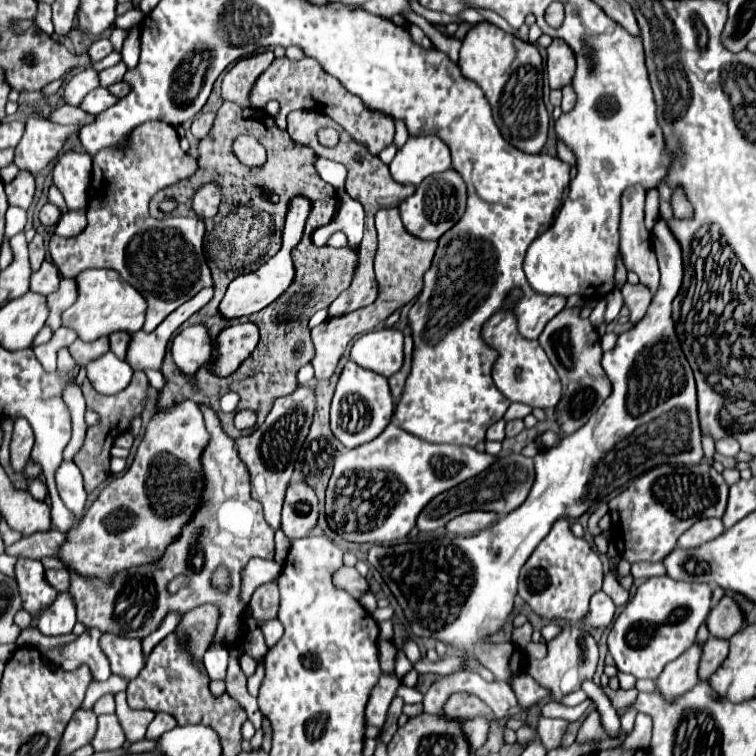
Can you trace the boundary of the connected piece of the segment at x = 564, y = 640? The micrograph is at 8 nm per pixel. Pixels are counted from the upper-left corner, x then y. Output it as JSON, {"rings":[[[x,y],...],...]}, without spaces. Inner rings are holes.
{"rings":[[[563,627],[563,633],[559,637],[555,637],[553,641],[547,643],[549,647],[549,655],[543,661],[537,659],[529,659],[525,665],[525,671],[541,685],[549,691],[549,699],[551,701],[561,701],[565,695],[581,689],[581,683],[585,679],[591,679],[597,667],[597,659],[599,659],[599,649],[595,639],[579,629],[579,627]]]}

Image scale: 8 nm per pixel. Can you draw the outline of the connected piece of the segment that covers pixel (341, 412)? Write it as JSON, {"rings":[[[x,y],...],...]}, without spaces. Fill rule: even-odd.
{"rings":[[[353,361],[345,363],[345,369],[339,377],[333,403],[331,403],[331,429],[335,437],[347,447],[359,447],[363,443],[373,441],[379,437],[385,427],[389,425],[393,415],[393,399],[391,399],[391,389],[387,377],[365,369]]]}

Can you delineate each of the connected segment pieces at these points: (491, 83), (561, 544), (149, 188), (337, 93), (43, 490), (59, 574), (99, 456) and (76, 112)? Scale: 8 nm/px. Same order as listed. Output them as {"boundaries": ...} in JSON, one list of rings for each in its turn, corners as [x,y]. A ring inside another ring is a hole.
{"boundaries":[[[[481,21],[471,25],[463,39],[459,67],[467,79],[481,85],[503,139],[525,153],[539,153],[547,141],[549,113],[543,103],[543,63],[537,47],[517,41],[489,21]]],[[[559,519],[523,565],[519,577],[519,597],[543,619],[565,619],[573,625],[581,625],[581,617],[589,609],[589,599],[601,589],[601,585],[603,565],[599,555],[585,539],[571,533],[567,519]],[[541,569],[547,575],[541,575]]],[[[159,121],[139,125],[123,153],[97,153],[91,167],[87,227],[75,237],[53,235],[49,241],[49,253],[59,273],[63,277],[77,277],[85,269],[115,269],[149,305],[143,331],[155,331],[179,305],[195,297],[203,287],[213,285],[203,255],[203,221],[155,221],[149,217],[147,207],[155,193],[191,177],[197,169],[197,159],[179,147],[177,129]]],[[[287,57],[273,59],[271,67],[267,67],[263,71],[263,75],[253,83],[251,93],[249,93],[249,101],[251,101],[251,107],[263,109],[267,105],[267,101],[273,101],[273,99],[279,101],[279,105],[281,105],[281,111],[279,111],[275,121],[277,121],[279,128],[283,130],[287,128],[287,123],[285,123],[287,113],[291,113],[295,109],[307,109],[307,111],[325,113],[327,117],[337,121],[355,141],[365,143],[373,155],[377,155],[383,147],[387,147],[393,141],[393,135],[395,135],[395,125],[393,125],[391,117],[387,117],[385,113],[369,109],[363,101],[359,101],[357,95],[351,95],[341,85],[339,79],[331,77],[311,57],[305,57],[301,61],[293,61],[293,59],[287,59]]],[[[25,477],[25,481],[27,481],[27,491],[29,491],[35,499],[43,501],[43,499],[47,497],[47,487],[45,487],[45,483],[43,483],[41,479],[31,479],[31,477]]],[[[61,569],[61,571],[45,571],[45,577],[49,583],[53,583],[53,587],[57,591],[65,591],[69,589],[69,571]]],[[[135,371],[129,385],[123,391],[111,396],[97,393],[87,379],[83,381],[81,387],[83,387],[83,395],[85,395],[85,401],[87,401],[87,409],[97,411],[99,417],[101,417],[99,425],[87,429],[85,445],[83,445],[83,449],[75,457],[75,465],[81,469],[83,479],[85,479],[85,491],[91,493],[93,489],[97,489],[101,483],[105,483],[111,477],[111,471],[109,471],[109,459],[111,459],[111,455],[109,455],[109,451],[113,447],[113,439],[117,435],[125,433],[131,427],[131,421],[143,413],[145,403],[147,403],[149,379],[145,377],[144,372]]],[[[63,105],[63,107],[57,107],[49,117],[47,117],[51,123],[59,123],[59,125],[87,125],[91,123],[95,117],[89,115],[89,113],[83,113],[83,109],[71,109],[69,105]]]]}

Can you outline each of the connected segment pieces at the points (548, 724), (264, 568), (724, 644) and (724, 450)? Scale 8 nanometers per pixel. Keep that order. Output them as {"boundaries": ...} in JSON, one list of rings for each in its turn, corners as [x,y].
{"boundaries":[[[[543,716],[539,718],[537,732],[542,744],[548,751],[561,745],[567,725],[568,723],[564,719],[545,718]]],[[[261,557],[249,559],[245,569],[241,571],[241,595],[239,595],[239,599],[243,603],[249,603],[253,591],[257,587],[261,587],[263,583],[275,581],[281,570],[282,565],[277,561],[267,561],[267,559],[261,559]]],[[[709,637],[707,643],[703,645],[703,655],[699,661],[699,681],[705,681],[727,657],[729,653],[729,641],[725,639],[717,639],[717,637]]],[[[733,437],[723,439],[723,441],[717,441],[717,443],[715,443],[715,447],[717,447],[717,453],[727,455],[727,457],[737,457],[737,453],[741,451],[739,443],[737,443]]]]}

